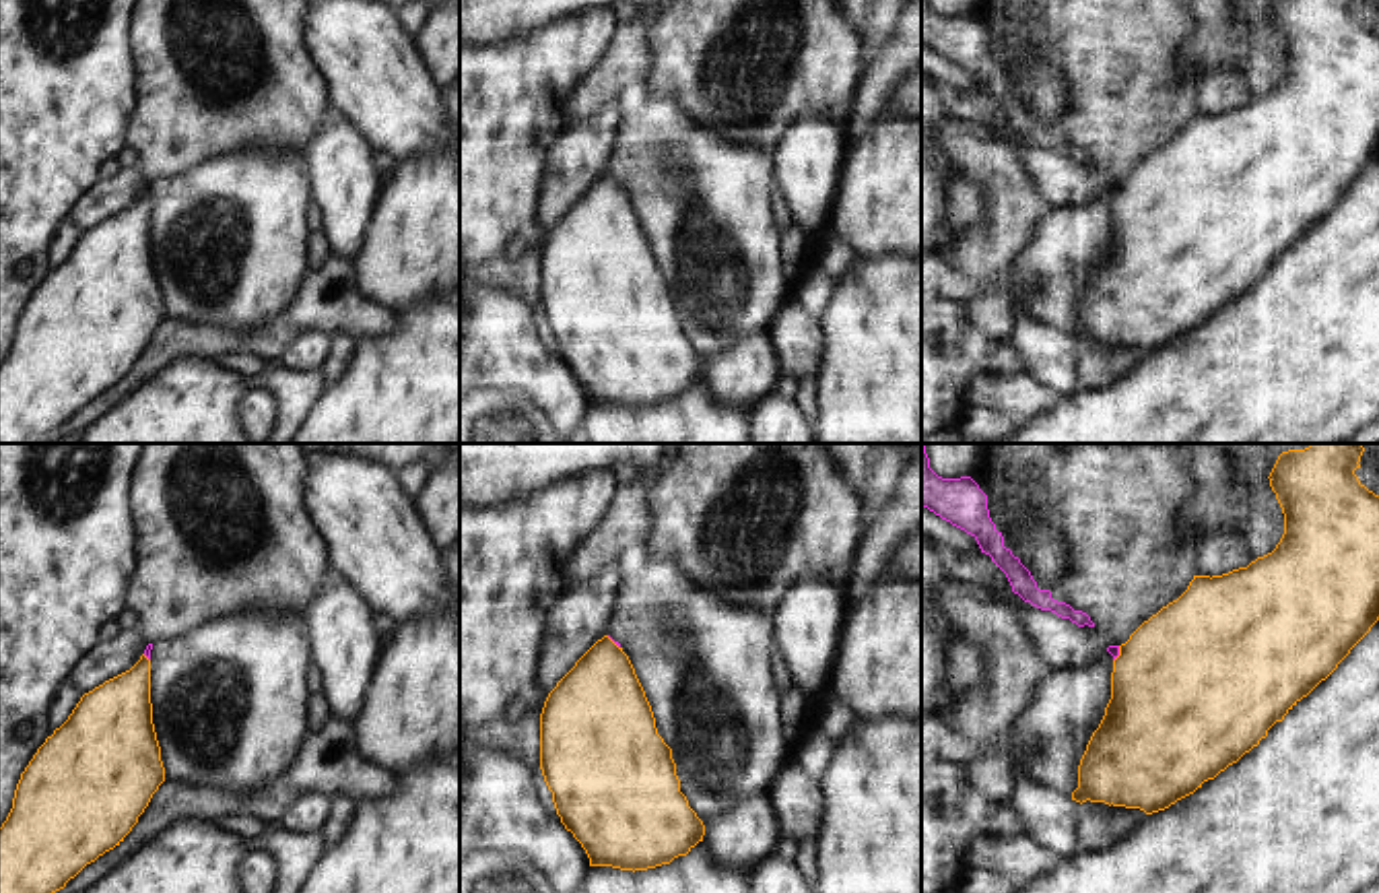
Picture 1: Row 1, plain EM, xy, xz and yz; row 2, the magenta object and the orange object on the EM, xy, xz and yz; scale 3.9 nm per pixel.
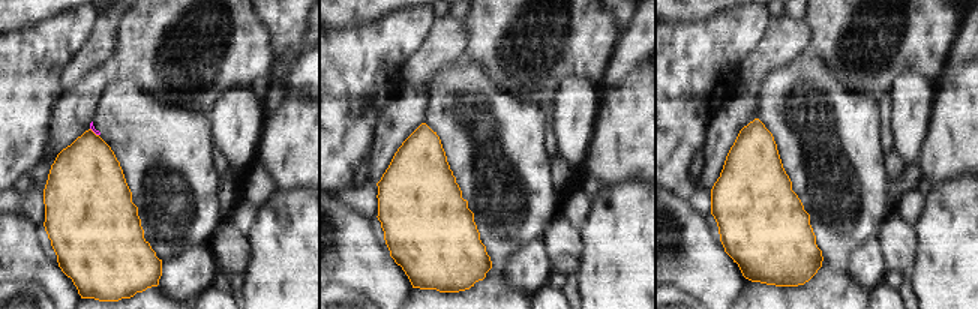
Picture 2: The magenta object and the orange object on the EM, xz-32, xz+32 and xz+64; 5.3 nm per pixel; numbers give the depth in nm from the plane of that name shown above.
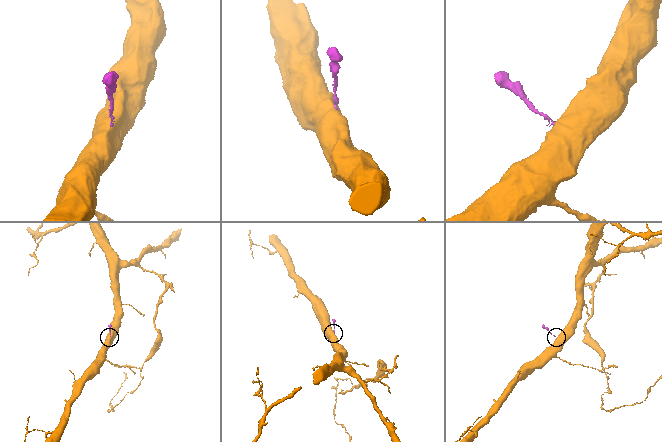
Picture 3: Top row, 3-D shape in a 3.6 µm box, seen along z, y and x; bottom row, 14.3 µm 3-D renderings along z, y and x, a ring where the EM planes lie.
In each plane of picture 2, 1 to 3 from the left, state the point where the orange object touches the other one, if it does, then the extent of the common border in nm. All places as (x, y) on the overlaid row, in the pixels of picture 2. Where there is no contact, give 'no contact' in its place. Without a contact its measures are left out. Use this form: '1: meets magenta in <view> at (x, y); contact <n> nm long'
1: meets magenta in xz-32 at (95, 132); contact 60 nm long
2: no contact
3: no contact

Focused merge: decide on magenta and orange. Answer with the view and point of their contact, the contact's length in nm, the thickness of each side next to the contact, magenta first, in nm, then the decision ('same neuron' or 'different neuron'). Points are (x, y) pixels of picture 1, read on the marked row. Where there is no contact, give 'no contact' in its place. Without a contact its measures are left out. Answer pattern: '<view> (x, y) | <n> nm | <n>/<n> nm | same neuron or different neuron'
yz (1118, 654) | 70 nm | 50/500 nm | different neuron

